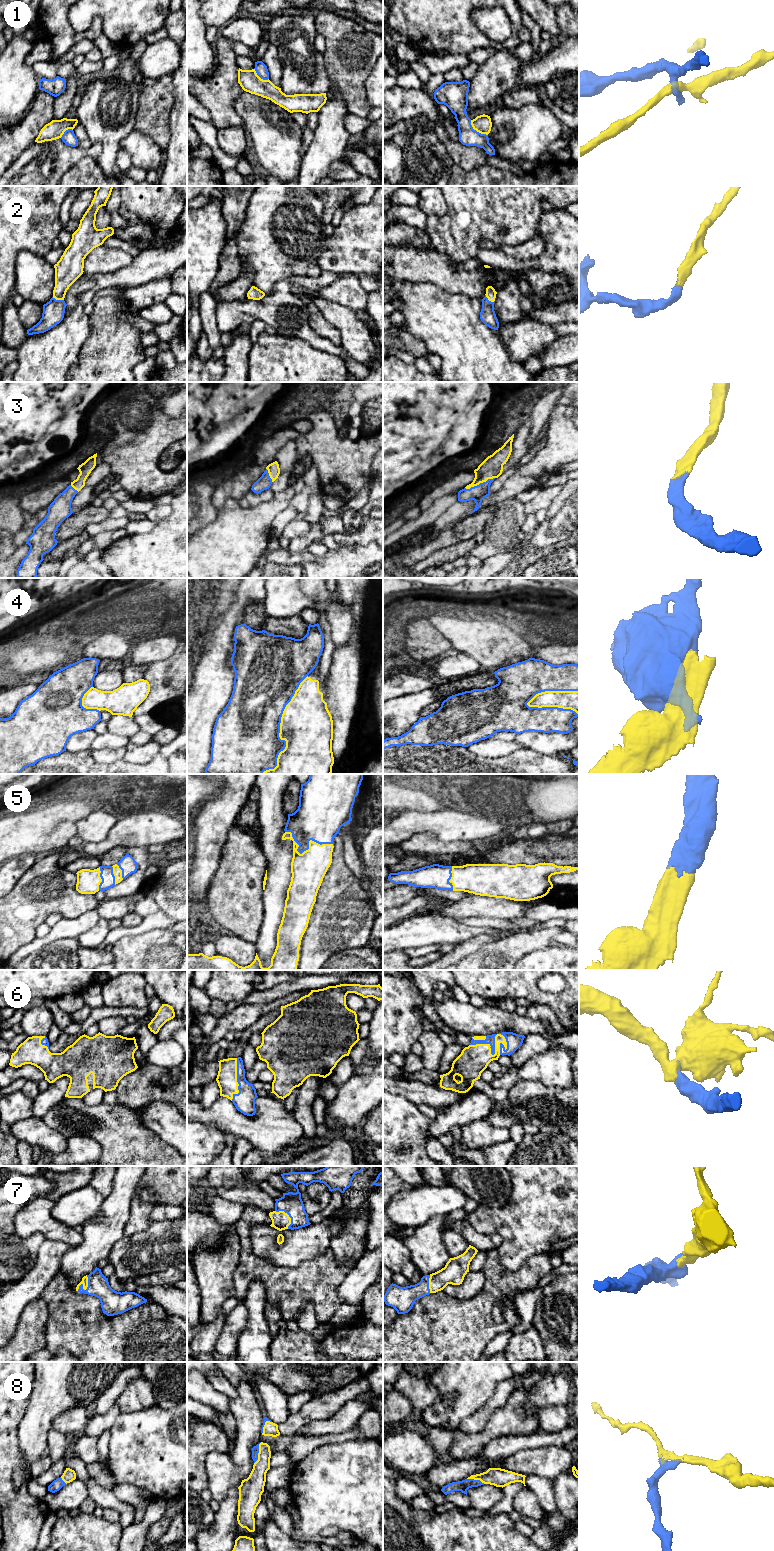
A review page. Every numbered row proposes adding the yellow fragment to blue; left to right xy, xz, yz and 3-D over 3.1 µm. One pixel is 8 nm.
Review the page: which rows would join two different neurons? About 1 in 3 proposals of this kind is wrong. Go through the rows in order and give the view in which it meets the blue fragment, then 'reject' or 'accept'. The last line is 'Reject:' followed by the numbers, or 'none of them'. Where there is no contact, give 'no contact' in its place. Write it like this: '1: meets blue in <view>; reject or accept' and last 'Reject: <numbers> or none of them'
1: meets blue in yz; reject
2: meets blue in yz; accept
3: meets blue in yz; accept
4: meets blue in xz; reject
5: meets blue in xz; accept
6: meets blue in yz; accept
7: meets blue in xy; accept
8: meets blue in xz; accept
Reject: 1, 4

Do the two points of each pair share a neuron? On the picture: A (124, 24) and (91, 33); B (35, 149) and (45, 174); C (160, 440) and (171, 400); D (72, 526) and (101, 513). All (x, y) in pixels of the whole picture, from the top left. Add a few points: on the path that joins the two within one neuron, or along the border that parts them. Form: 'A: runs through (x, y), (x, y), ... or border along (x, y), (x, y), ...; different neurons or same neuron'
A: border along (103, 20), (95, 17), (92, 23), (80, 32); different neurons
B: runs through (38, 155), (42, 168); same neuron
C: border along (162, 398), (162, 411), (169, 416), (176, 417); different neurons
D: runs through (79, 520), (94, 514); same neuron

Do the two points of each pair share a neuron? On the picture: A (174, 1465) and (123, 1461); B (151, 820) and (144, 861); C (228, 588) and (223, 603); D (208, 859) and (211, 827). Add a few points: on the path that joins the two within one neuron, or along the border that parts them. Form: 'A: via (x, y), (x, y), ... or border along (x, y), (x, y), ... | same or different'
A: via (161, 1461), (136, 1461) | same
B: border along (144, 846), (133, 846), (131, 848) | different
C: via (227, 592), (225, 599) | same
D: via (208, 851), (210, 835) | same

